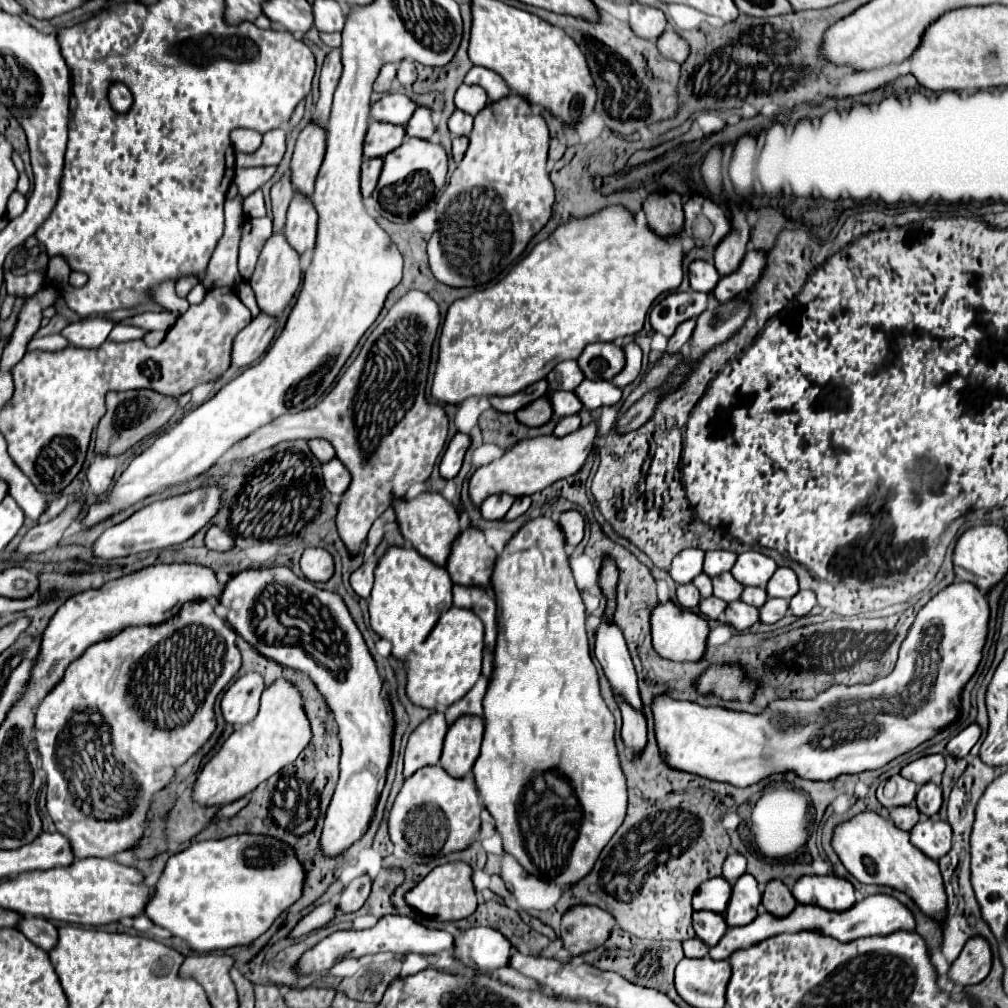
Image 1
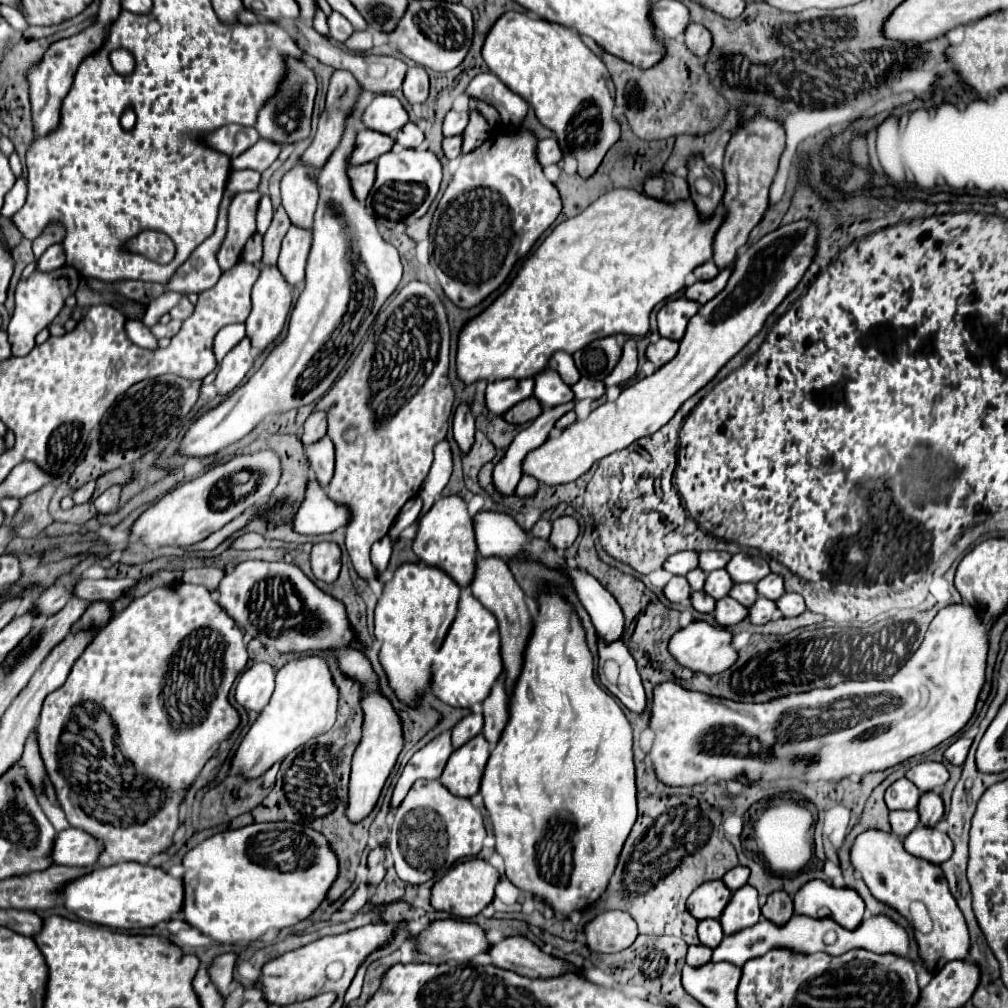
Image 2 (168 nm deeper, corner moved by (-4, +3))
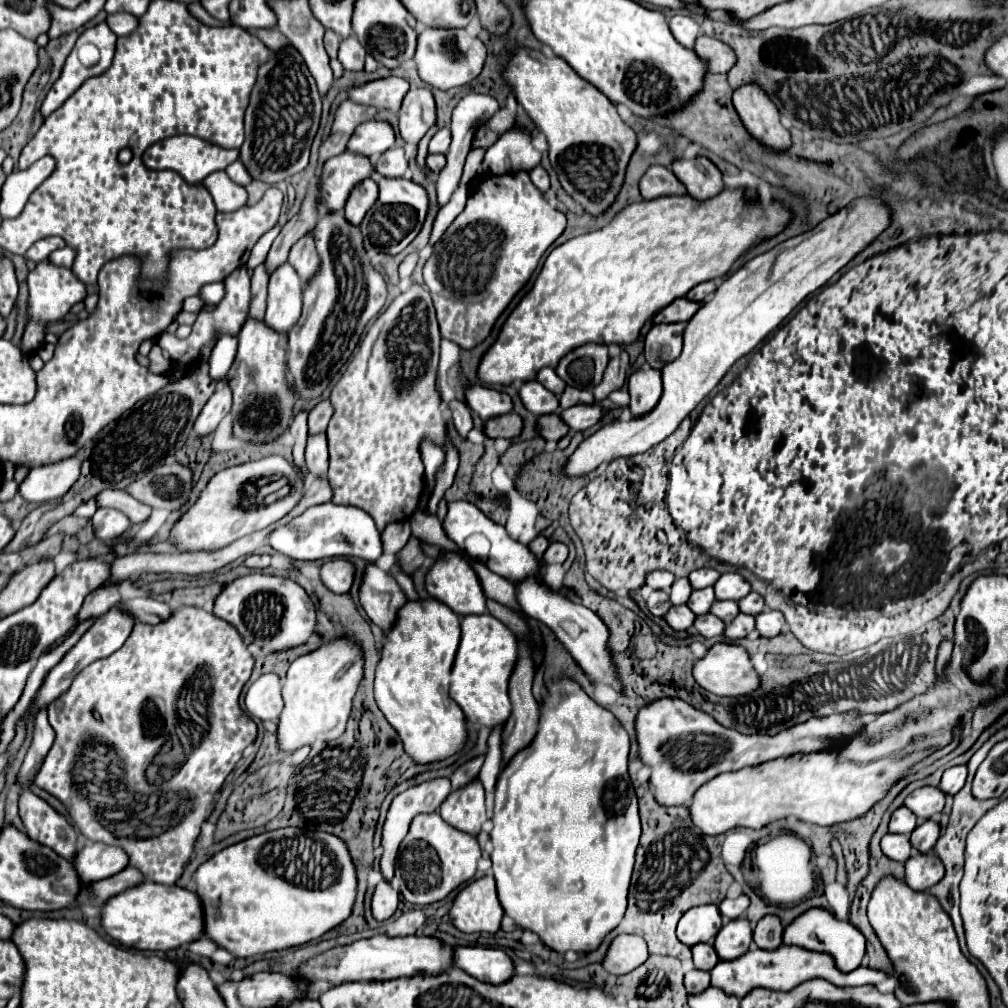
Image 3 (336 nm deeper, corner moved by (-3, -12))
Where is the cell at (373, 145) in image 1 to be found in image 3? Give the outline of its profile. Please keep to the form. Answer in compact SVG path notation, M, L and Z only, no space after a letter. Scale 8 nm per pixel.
M344 152L336 158L328 158L318 178L320 188L320 214L342 212L344 204L356 184L374 174L372 162L366 156Z

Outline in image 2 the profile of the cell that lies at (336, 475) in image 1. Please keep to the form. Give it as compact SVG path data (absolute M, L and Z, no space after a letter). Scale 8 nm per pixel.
M323 437L321 441L309 445L305 451L307 451L309 465L315 471L319 485L327 491L329 481L333 477L333 465L335 465L335 447L333 447L331 439Z

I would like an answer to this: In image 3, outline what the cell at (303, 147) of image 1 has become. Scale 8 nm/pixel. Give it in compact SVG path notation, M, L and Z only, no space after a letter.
M306 234L304 238L300 238L294 244L294 248L290 250L288 262L298 272L302 284L308 284L312 280L312 276L316 276L316 272L320 268L320 256L314 248L314 240L310 234Z

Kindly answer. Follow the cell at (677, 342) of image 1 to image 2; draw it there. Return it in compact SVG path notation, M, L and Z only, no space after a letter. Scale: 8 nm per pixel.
M659 339L655 345L647 347L647 359L655 363L655 367L665 365L677 355L679 341L669 341L669 339Z

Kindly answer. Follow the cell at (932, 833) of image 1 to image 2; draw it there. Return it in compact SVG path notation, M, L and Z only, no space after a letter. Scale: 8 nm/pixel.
M919 823L917 829L905 837L905 849L915 857L941 865L953 855L953 841L937 827L925 827Z

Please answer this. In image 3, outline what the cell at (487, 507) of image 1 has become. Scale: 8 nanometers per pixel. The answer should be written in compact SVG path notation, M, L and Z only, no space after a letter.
M578 404L568 410L560 410L560 416L572 430L586 430L594 424L598 424L604 416L604 410L600 404Z

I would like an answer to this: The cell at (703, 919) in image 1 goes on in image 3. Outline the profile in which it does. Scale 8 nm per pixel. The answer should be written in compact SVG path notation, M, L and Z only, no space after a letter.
M710 944L692 946L692 960L694 960L694 968L708 972L718 964L718 956Z

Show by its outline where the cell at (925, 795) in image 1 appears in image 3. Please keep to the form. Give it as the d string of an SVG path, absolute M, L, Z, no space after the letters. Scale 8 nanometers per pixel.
M926 820L924 824L920 824L912 834L910 834L910 844L912 848L916 848L920 854L928 854L936 840L940 836L940 826L932 820Z

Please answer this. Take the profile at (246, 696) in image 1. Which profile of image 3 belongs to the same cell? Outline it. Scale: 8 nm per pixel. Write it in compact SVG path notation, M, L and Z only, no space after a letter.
M264 674L246 692L246 712L260 720L278 720L282 712L282 684L280 676Z

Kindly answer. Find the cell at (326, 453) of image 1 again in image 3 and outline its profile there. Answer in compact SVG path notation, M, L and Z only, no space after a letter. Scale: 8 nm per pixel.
M330 400L318 402L318 404L310 410L310 416L308 416L308 432L310 432L310 434L324 432L326 426L328 426L328 422L330 422L330 418L332 418L332 412L334 412L334 408L332 408Z

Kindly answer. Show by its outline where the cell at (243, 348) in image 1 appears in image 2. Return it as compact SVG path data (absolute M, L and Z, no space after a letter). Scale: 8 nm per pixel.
M249 337L241 339L221 361L219 373L217 373L217 389L221 395L231 393L237 385L241 385L243 377L247 375L247 371L253 367L255 361L253 347L249 345Z

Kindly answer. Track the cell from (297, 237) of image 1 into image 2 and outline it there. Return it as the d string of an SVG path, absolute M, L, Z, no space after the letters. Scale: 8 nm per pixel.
M291 225L291 229L283 239L277 265L293 287L305 279L305 265L307 265L311 241L313 241L311 229L297 229L297 225Z

